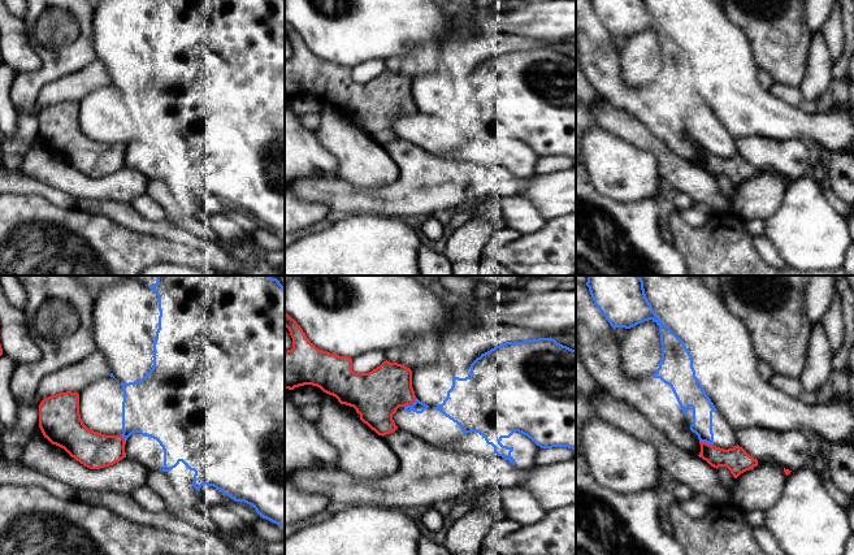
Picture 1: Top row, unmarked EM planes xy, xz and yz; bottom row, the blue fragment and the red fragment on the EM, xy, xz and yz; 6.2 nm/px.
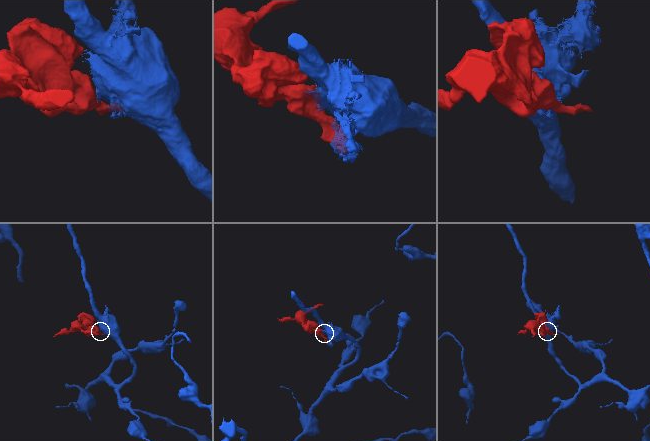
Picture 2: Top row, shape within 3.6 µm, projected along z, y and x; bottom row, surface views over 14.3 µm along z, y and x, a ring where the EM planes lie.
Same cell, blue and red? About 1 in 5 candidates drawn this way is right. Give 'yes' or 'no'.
no

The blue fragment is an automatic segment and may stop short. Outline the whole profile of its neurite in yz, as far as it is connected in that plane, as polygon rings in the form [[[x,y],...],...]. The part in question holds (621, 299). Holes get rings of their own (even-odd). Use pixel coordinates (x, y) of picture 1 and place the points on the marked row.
[[[588,276],[586,286],[589,287],[594,304],[614,329],[630,329],[649,320],[653,320],[659,326],[662,359],[653,377],[660,378],[664,383],[671,386],[685,417],[688,408],[693,408],[693,424],[690,425],[690,430],[698,435],[699,442],[714,446],[712,412],[718,409],[695,377],[693,357],[685,343],[660,321],[649,303],[641,276]]]

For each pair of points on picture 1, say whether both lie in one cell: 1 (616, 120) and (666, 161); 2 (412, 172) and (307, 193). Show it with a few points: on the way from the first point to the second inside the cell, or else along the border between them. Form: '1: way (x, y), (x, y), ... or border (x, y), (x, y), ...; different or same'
1: way (629, 129), (655, 148); same
2: way (388, 198), (345, 198), (334, 194); same

